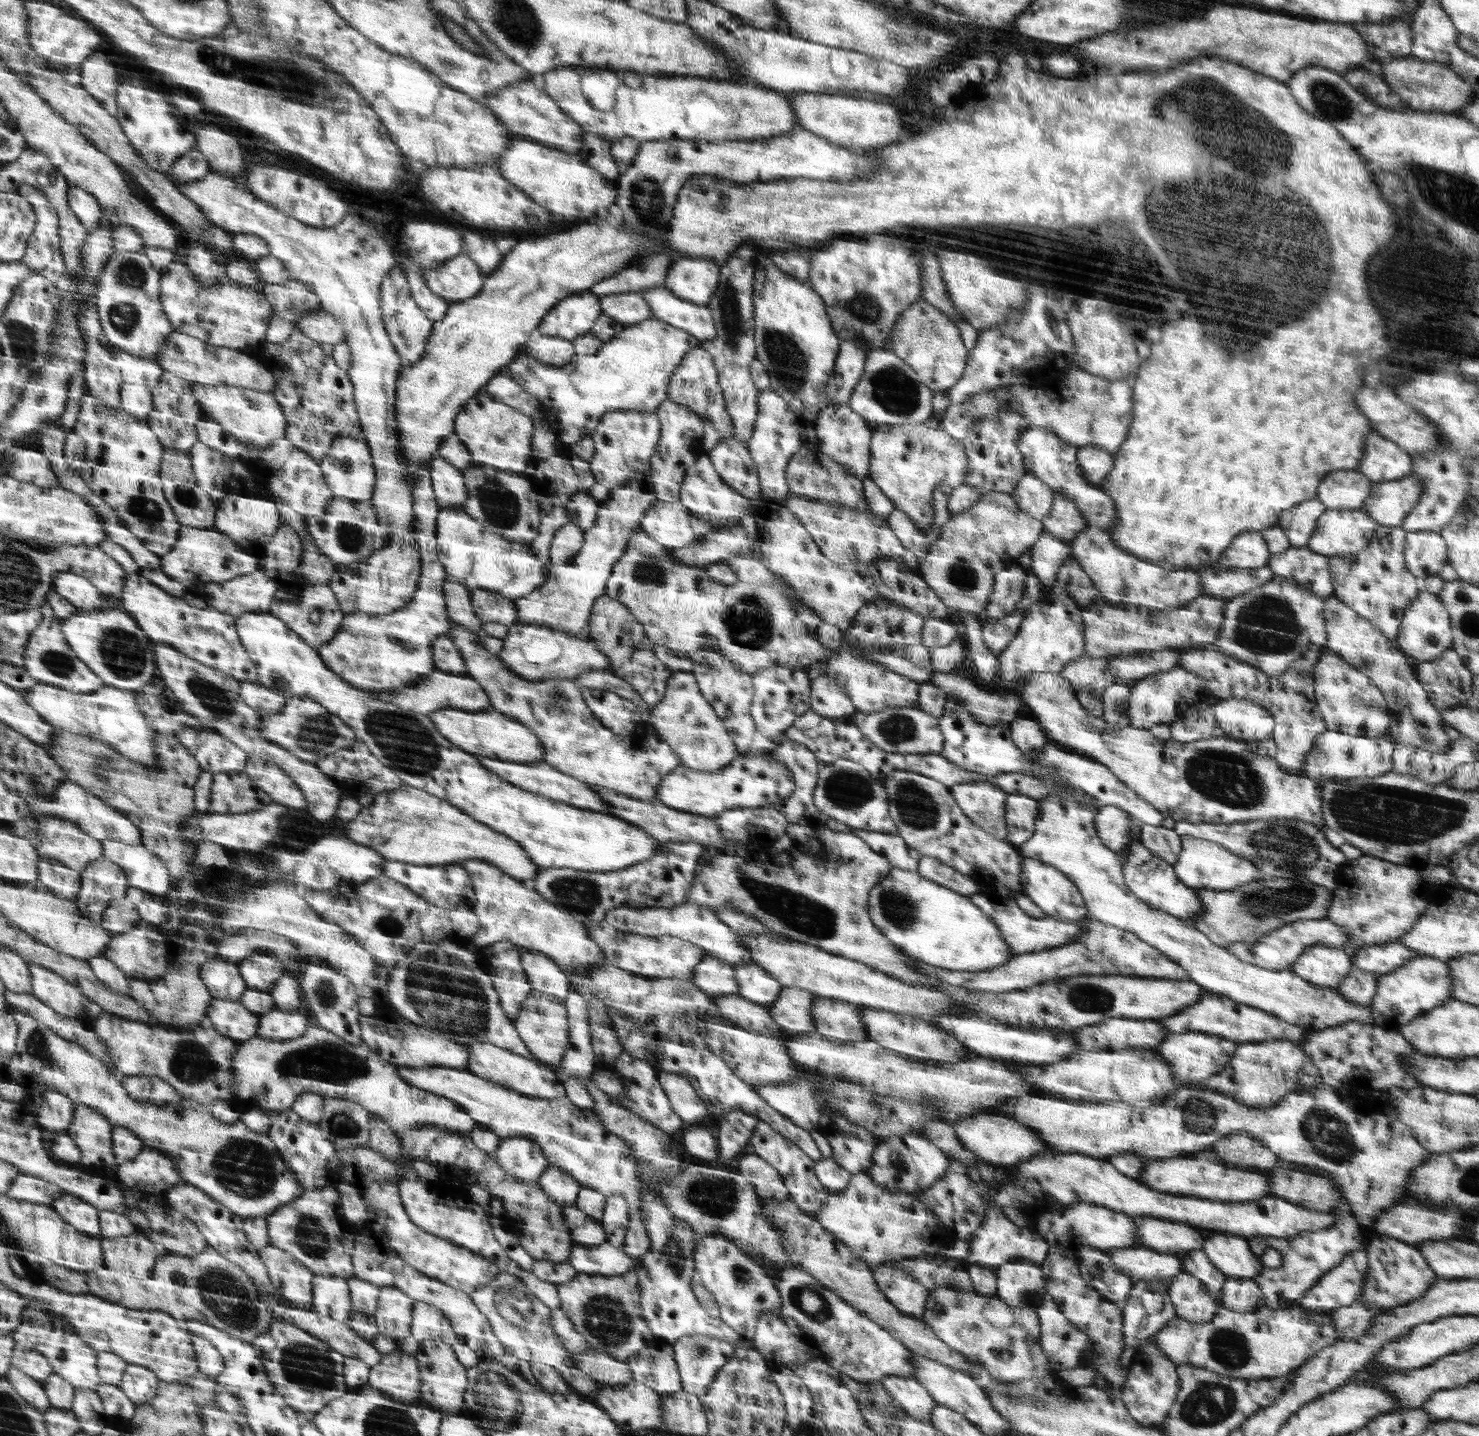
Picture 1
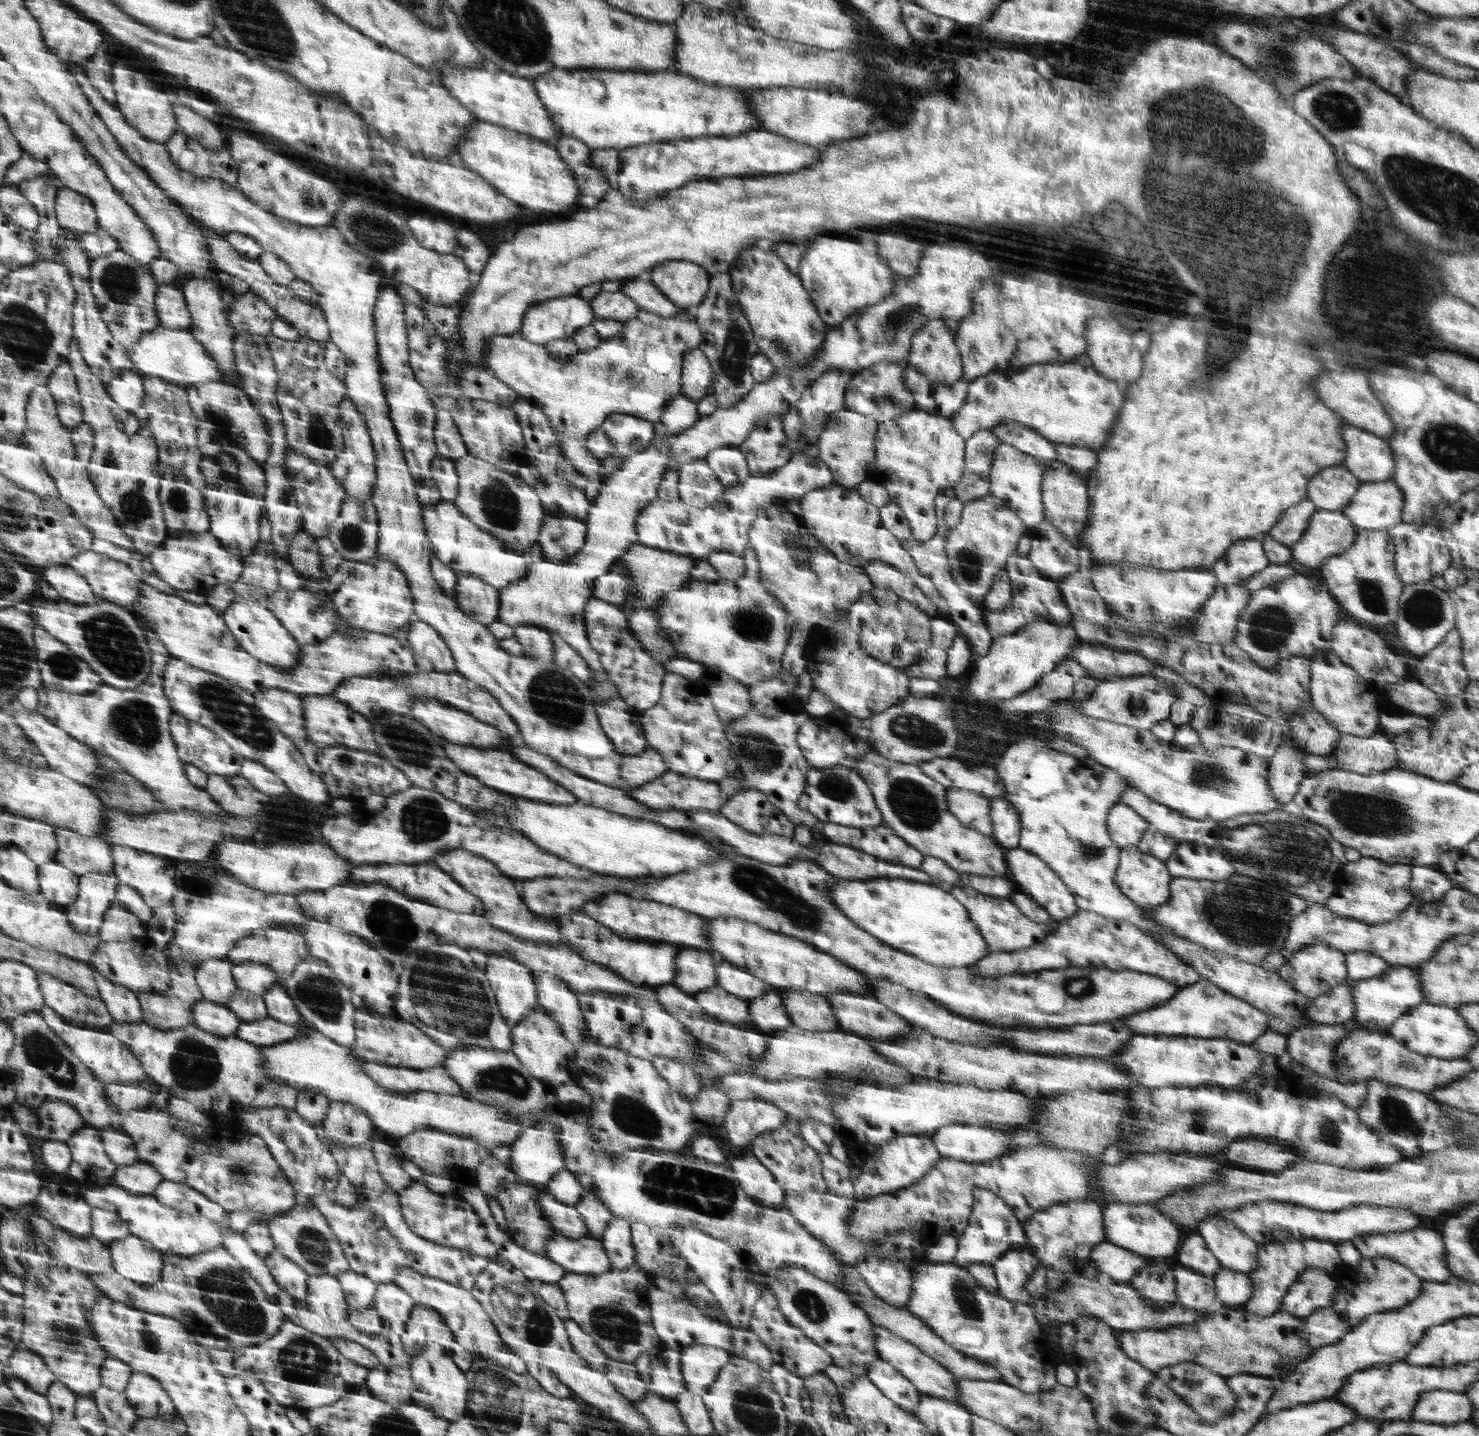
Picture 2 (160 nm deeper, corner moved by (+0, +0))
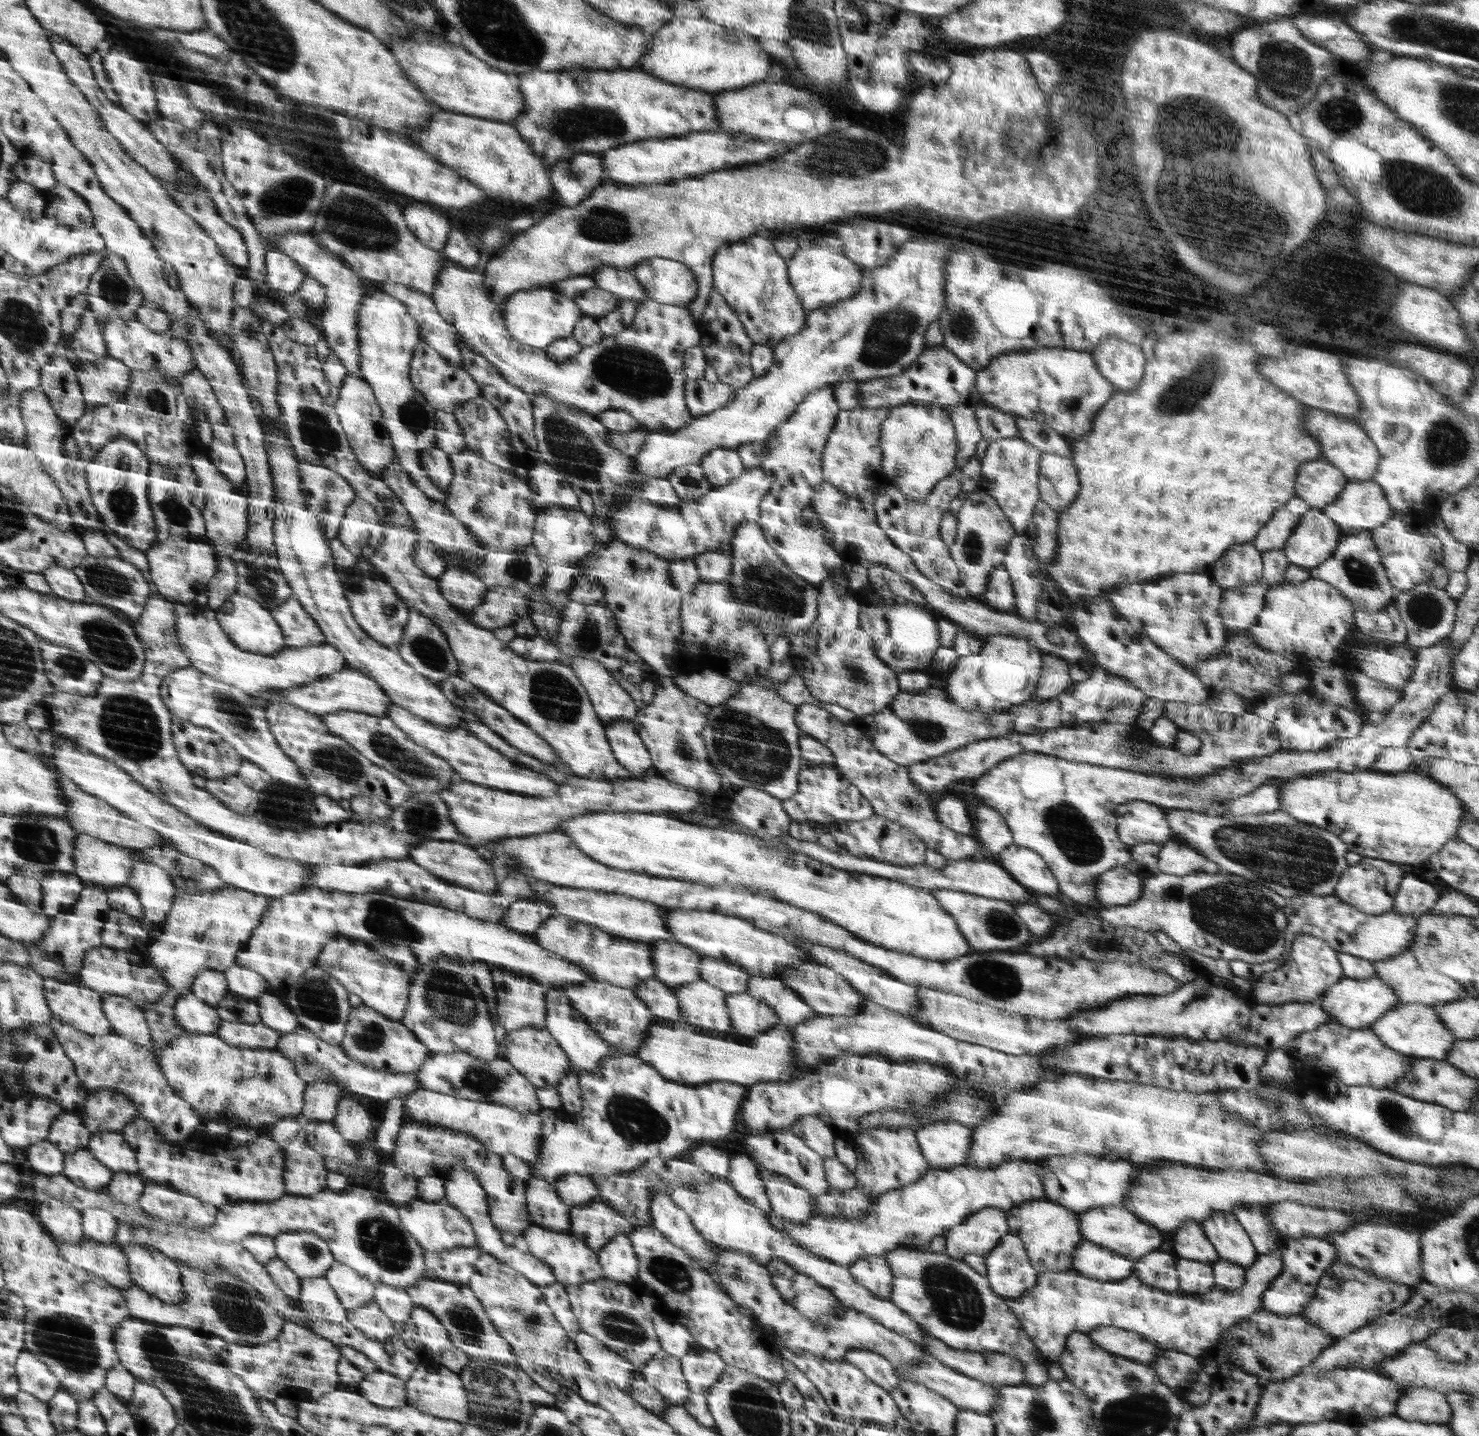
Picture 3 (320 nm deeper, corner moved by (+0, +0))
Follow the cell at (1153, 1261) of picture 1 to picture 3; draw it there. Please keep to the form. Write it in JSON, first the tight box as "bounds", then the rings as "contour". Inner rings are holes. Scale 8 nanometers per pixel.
{"bounds":[1072,1241,1134,1282],"contour":[[[1082,1241],[1073,1250],[1072,1270],[1103,1282],[1128,1277],[1134,1266],[1132,1260],[1090,1241]]]}

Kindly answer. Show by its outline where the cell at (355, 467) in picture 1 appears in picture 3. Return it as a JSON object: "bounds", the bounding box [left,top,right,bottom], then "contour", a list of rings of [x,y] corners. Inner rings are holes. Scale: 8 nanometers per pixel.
{"bounds":[336,373,395,477],"contour":[[[348,373],[340,387],[340,396],[336,404],[337,414],[340,416],[341,426],[344,428],[349,441],[361,465],[374,477],[386,465],[395,459],[394,447],[388,429],[385,427],[382,409],[374,396],[368,381],[358,373]]]}

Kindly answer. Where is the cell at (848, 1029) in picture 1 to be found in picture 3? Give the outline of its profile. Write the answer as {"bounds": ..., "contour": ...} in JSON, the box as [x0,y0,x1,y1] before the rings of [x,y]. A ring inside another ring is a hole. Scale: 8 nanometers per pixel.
{"bounds":[745,976,818,1027],"contour":[[[750,976],[745,992],[772,1008],[781,1024],[787,1027],[802,1024],[808,1018],[818,1016],[814,1008],[808,1006],[795,990],[779,978]]]}

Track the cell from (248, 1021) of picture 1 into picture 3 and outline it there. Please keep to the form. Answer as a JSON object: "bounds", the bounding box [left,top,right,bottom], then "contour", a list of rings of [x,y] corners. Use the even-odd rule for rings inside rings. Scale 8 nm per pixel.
{"bounds":[176,992,224,1034],"contour":[[[194,992],[180,995],[176,1004],[178,1023],[188,1033],[216,1034],[224,1024],[218,1007],[212,1007]]]}

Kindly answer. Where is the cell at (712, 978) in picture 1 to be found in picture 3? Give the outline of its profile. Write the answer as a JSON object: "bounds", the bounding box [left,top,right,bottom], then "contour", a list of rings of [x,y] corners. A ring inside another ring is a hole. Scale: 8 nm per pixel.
{"bounds":[652,940,702,988],"contour":[[[674,940],[652,942],[656,978],[672,988],[701,979],[702,955]]]}

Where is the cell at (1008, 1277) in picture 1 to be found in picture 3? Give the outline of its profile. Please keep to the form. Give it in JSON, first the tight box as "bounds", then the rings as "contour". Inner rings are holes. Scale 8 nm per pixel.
{"bounds":[985,1234,1040,1298],"contour":[[[1016,1234],[1002,1237],[985,1257],[990,1287],[1006,1298],[1020,1298],[1036,1285],[1040,1272],[1028,1259],[1025,1243]]]}

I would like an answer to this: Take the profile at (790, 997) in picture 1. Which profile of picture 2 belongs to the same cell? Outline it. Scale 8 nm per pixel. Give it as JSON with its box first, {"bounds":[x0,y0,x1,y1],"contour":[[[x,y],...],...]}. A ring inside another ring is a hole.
{"bounds":[749,987,792,1035],"contour":[[[770,987],[764,996],[749,999],[749,1002],[749,1026],[762,1034],[771,1035],[773,1032],[786,1030],[792,1026],[786,1005],[784,1005],[776,988]]]}

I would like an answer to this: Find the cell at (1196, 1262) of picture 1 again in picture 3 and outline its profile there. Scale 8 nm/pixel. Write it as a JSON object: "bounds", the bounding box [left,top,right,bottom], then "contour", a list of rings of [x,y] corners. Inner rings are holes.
{"bounds":[1175,1222,1219,1264],"contour":[[[1185,1222],[1176,1230],[1175,1255],[1178,1258],[1212,1264],[1219,1259],[1214,1245],[1205,1235],[1201,1223]]]}

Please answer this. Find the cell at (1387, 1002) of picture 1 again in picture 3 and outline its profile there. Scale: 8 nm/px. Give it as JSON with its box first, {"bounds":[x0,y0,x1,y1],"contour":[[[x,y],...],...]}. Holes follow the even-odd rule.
{"bounds":[1322,977,1400,1029],"contour":[[[1378,977],[1367,979],[1346,978],[1335,982],[1322,994],[1322,1008],[1340,1025],[1350,1029],[1368,1029],[1378,1018],[1382,1018],[1388,1010],[1400,1006],[1397,994],[1383,980]]]}

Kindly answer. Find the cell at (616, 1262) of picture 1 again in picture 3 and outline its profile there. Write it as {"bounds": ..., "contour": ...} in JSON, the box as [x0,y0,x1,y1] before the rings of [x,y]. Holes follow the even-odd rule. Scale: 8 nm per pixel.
{"bounds":[521,1225,603,1284],"contour":[[[530,1225],[521,1238],[528,1246],[528,1252],[546,1262],[556,1275],[560,1284],[582,1284],[603,1278],[603,1272],[597,1259],[597,1252],[592,1250],[583,1240],[578,1240],[570,1232],[556,1232],[542,1228],[540,1225]]]}

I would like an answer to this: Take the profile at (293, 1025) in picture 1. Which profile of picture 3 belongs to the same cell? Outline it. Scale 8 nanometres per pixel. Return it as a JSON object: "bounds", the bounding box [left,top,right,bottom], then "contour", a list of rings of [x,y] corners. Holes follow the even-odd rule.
{"bounds":[216,1020,282,1049],"contour":[[[226,1020],[216,1035],[224,1039],[226,1045],[240,1049],[275,1049],[282,1038],[280,1033],[266,1027],[262,1022],[249,1024],[244,1022],[232,1023]]]}

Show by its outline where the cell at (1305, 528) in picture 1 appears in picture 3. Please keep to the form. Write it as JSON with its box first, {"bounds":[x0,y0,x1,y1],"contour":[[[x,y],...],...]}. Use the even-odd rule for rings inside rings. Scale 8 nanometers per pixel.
{"bounds":[1253,497,1312,553],"contour":[[[1292,497],[1284,506],[1273,512],[1270,522],[1262,527],[1253,541],[1256,550],[1266,553],[1270,550],[1281,550],[1294,534],[1300,517],[1308,512],[1312,506],[1300,497]]]}

